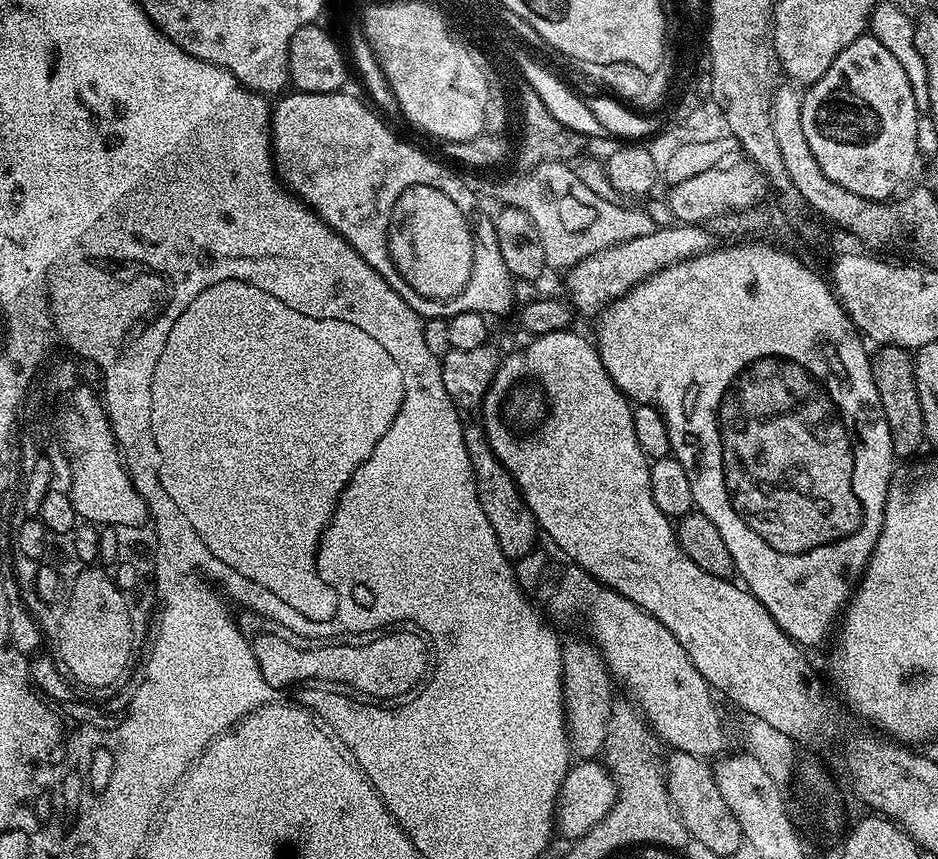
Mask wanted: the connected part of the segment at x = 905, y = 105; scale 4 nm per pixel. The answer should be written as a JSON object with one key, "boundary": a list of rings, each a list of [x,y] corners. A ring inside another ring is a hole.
{"boundary":[[[862,35],[840,51],[830,70],[810,85],[803,98],[802,131],[818,166],[822,166],[822,174],[867,200],[888,200],[918,161],[918,118],[922,113],[915,106],[914,93],[901,63],[878,38]]]}

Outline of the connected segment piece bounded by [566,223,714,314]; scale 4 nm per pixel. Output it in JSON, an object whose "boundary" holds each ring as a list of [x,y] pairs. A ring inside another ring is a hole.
{"boundary":[[[679,223],[674,228],[657,227],[642,238],[630,238],[626,242],[610,246],[602,252],[587,256],[573,268],[567,269],[567,299],[577,313],[599,313],[619,296],[625,296],[634,286],[650,279],[658,270],[668,268],[671,264],[680,264],[692,256],[700,256],[703,252],[709,251],[713,244],[714,236],[707,227],[699,224]]]}

